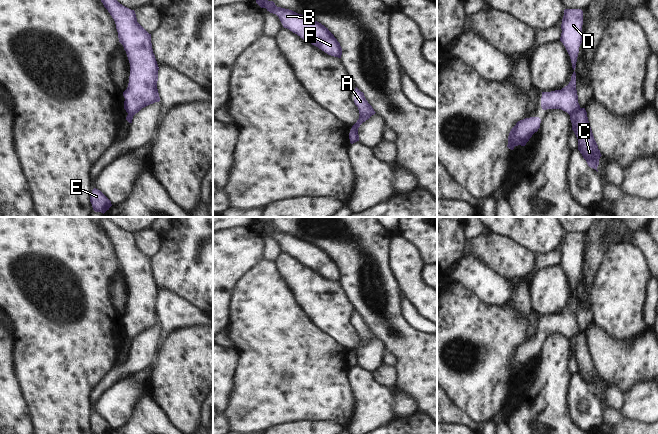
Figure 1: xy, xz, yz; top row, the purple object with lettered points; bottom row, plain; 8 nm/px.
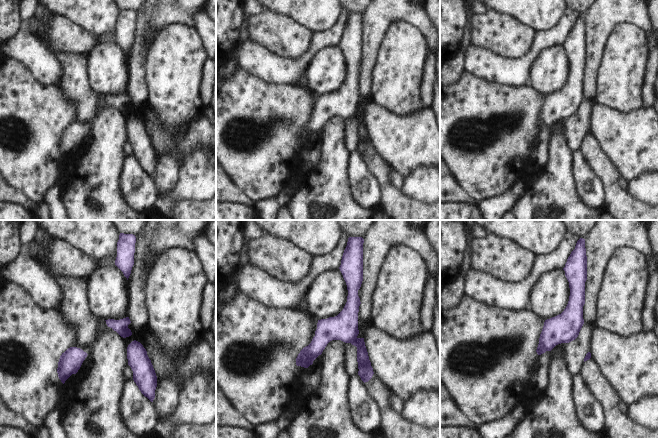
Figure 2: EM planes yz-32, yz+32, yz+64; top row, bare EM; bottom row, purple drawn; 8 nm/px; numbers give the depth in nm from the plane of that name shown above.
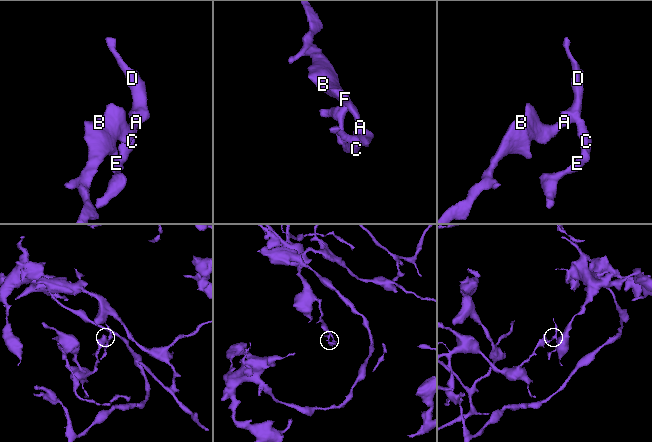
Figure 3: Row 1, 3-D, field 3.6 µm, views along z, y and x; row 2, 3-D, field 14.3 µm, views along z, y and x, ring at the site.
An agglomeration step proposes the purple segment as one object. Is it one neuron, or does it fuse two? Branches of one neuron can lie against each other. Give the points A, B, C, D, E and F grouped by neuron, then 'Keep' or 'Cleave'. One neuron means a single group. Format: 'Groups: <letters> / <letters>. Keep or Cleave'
Groups: A B D F / C E. Cleave.

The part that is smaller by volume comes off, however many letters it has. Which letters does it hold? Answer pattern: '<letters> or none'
C, E.

